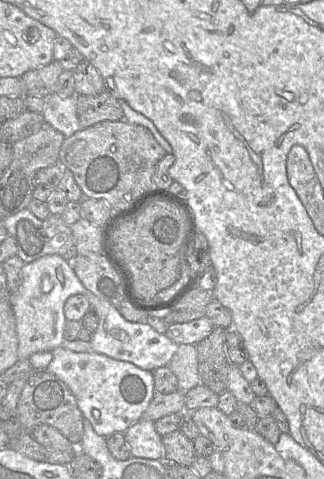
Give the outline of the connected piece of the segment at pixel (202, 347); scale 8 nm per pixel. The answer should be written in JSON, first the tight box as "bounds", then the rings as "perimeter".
{"bounds":[196,327,230,395],"perimeter":[[[214,327],[196,346],[200,383],[217,395],[228,390],[230,362],[226,354],[226,331]]]}

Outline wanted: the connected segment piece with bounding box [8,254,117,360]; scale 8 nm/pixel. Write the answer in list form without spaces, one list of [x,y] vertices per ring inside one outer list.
[[[46,255],[24,264],[20,273],[20,285],[8,297],[16,321],[18,359],[26,360],[34,353],[52,351],[62,344],[67,321],[64,304],[70,296],[76,294],[83,295],[95,312],[96,309],[103,309],[105,312],[117,309],[87,290],[75,274],[72,262],[59,255]]]

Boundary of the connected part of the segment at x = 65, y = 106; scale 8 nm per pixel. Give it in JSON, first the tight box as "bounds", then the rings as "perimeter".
{"bounds":[44,93,81,138],"perimeter":[[[51,93],[44,97],[44,121],[68,138],[81,130],[76,105],[76,95],[61,97]]]}

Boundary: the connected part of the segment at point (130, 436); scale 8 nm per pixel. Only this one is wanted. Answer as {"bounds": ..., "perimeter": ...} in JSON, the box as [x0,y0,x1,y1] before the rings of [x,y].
{"bounds":[124,419,163,460],"perimeter":[[[140,419],[126,430],[124,436],[132,457],[163,460],[162,436],[156,432],[153,421]]]}

